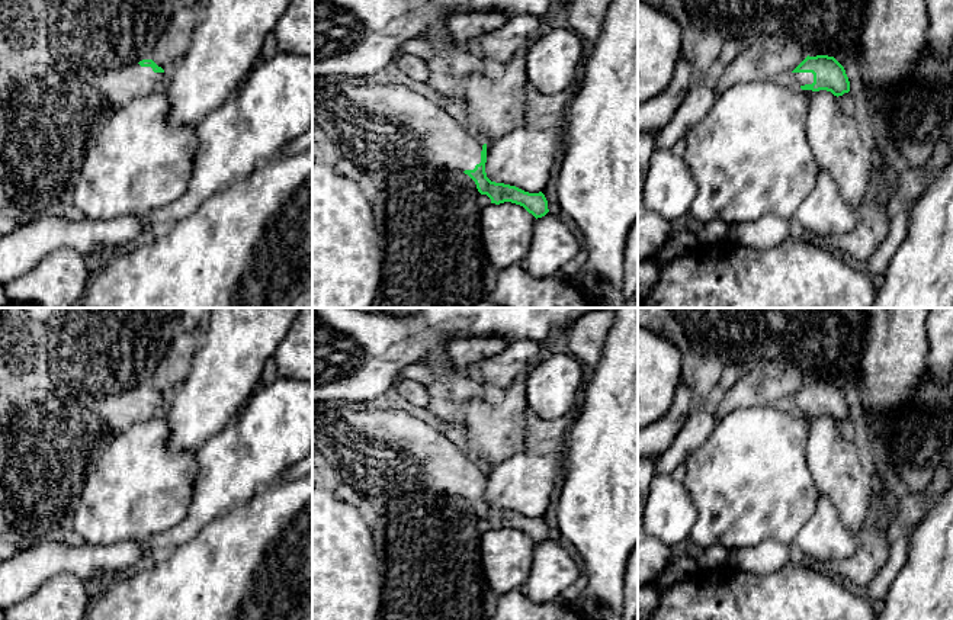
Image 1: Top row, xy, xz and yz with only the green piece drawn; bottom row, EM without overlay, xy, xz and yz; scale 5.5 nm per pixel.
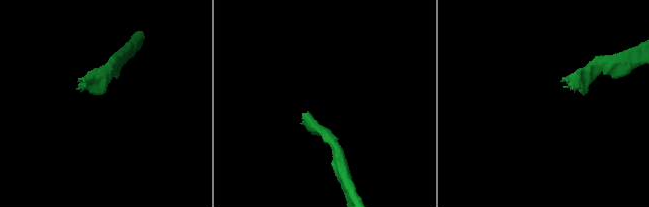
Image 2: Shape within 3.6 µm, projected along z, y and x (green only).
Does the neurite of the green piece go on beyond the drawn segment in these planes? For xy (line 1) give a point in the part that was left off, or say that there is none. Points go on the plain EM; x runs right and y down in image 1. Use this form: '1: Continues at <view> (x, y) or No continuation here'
1: Continues at xy (47, 443)

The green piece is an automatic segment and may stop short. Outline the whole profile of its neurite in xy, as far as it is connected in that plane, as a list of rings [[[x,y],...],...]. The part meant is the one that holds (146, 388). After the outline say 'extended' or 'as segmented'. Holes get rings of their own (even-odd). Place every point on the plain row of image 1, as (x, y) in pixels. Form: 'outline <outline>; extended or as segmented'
outline [[[142,385],[105,399],[58,396],[54,389],[39,388],[22,393],[12,405],[0,430],[0,510],[10,526],[7,537],[19,547],[25,547],[36,540],[54,539],[65,533],[94,454],[134,424],[164,411],[167,401],[153,385]]]; extended

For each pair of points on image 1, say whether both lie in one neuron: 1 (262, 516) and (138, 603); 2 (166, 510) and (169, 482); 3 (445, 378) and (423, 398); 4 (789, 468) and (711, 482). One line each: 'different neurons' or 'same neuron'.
1: same neuron
2: same neuron
3: different neurons
4: same neuron

